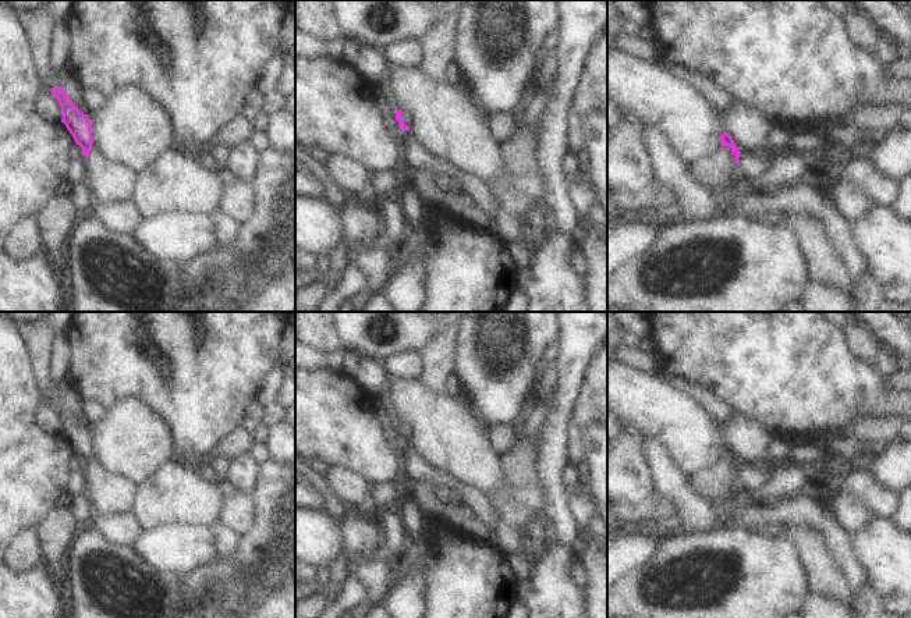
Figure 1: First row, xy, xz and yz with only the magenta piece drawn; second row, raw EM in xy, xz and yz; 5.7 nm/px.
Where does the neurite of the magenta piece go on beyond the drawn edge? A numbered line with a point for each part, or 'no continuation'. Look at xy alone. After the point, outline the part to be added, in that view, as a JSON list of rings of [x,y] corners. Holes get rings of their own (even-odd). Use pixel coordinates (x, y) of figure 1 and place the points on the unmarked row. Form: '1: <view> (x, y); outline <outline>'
1: xy (113, 494); outline [[[98,459],[91,461],[86,470],[89,496],[96,511],[121,515],[134,509],[139,494],[139,483],[110,472]]]

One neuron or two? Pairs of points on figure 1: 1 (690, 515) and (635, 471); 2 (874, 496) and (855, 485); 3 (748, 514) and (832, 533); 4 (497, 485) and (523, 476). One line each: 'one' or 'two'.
1: two
2: one
3: one
4: two

